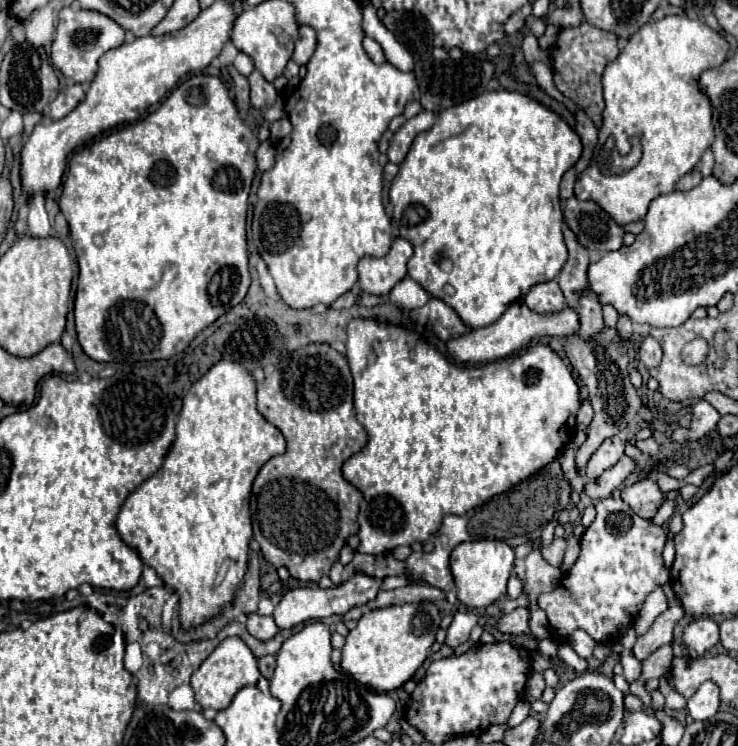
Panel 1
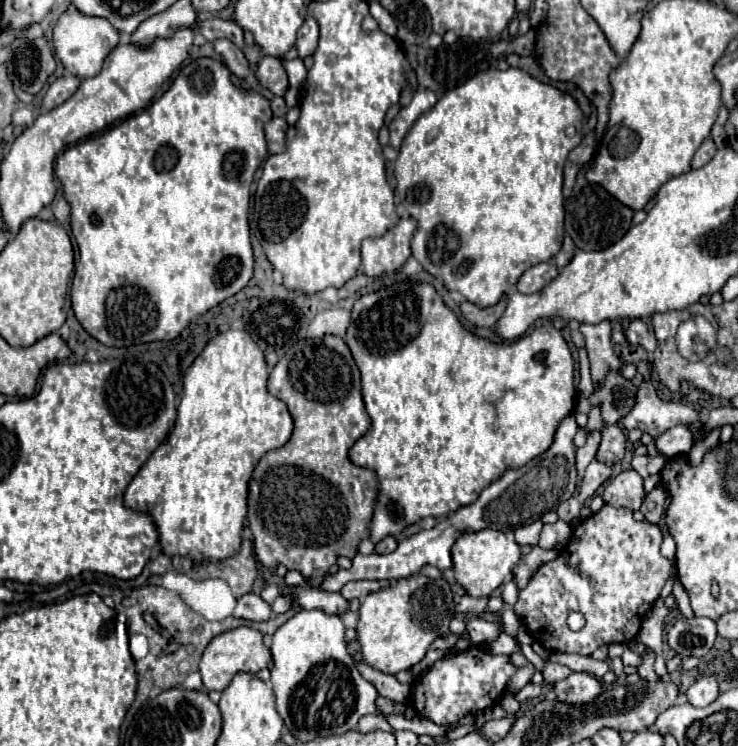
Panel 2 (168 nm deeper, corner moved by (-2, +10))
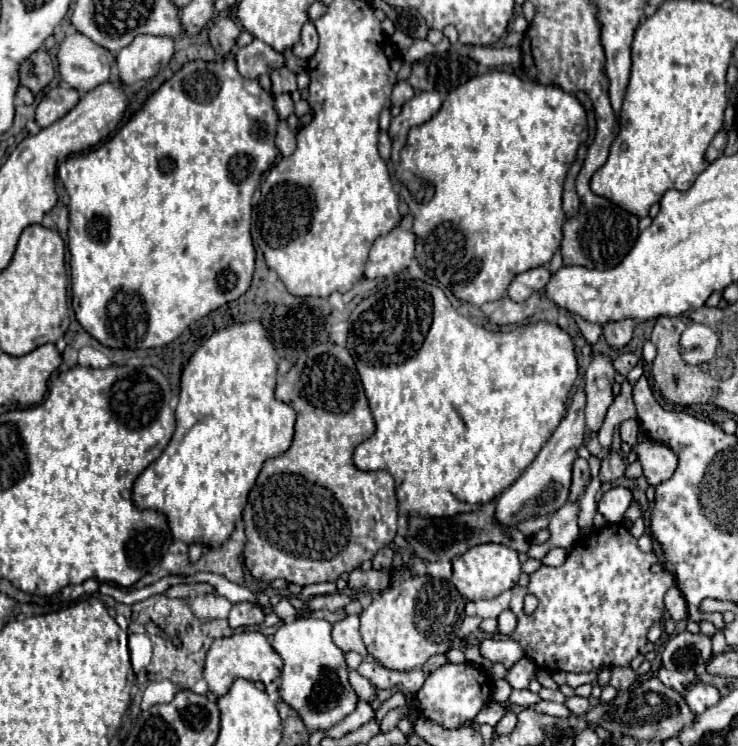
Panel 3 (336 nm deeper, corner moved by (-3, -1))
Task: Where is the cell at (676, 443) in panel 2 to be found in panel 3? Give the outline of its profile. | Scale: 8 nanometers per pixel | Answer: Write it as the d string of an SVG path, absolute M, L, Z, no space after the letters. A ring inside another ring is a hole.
M644 440L632 446L632 452L638 456L642 464L644 478L650 486L658 486L666 482L676 470L676 454L666 444L656 444L652 440Z

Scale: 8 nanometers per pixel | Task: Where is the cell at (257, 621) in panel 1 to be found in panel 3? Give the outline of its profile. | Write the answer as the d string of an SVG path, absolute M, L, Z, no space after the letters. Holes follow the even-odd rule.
M238 602L232 606L232 610L228 614L230 628L254 626L254 624L262 624L262 622L264 622L264 610L252 602Z

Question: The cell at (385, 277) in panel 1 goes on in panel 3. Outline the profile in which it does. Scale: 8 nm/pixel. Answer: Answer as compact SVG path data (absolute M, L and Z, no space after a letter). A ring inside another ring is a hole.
M406 214L396 228L372 243L364 272L366 278L386 278L406 270L414 258L414 240L412 216Z

